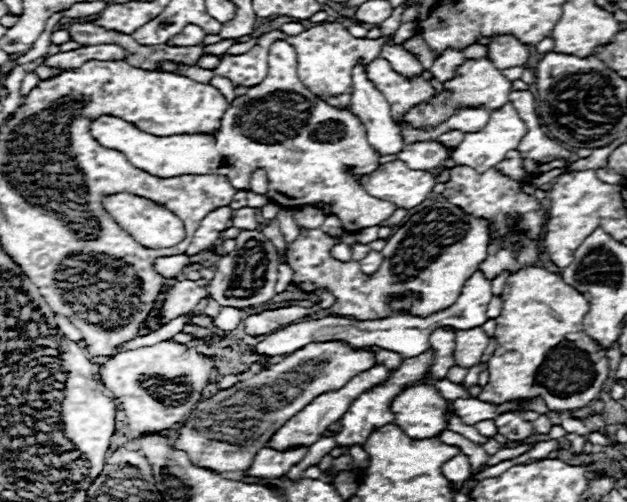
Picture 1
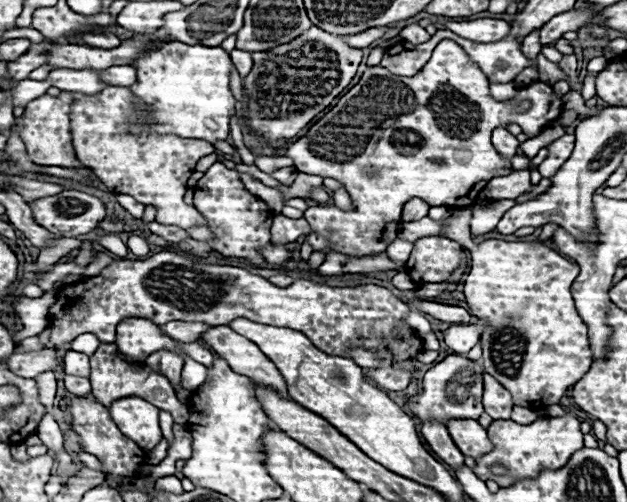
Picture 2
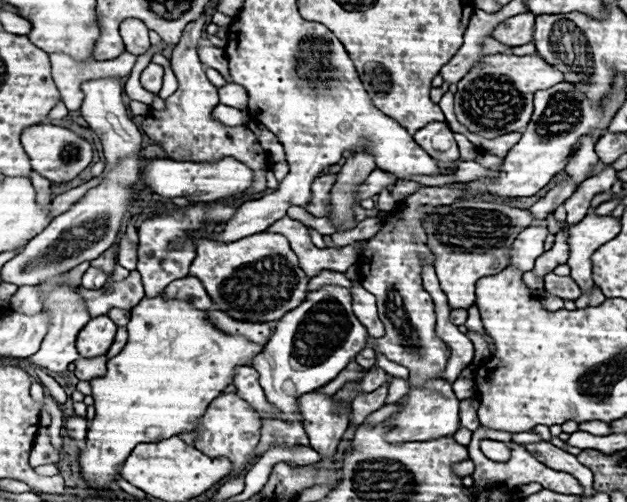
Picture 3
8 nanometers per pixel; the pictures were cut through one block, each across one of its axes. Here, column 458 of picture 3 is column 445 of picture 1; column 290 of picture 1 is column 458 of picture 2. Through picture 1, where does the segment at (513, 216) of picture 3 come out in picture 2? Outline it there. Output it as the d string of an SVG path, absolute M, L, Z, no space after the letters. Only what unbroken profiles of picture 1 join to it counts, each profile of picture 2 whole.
M418 238L414 242L414 250L410 260L406 262L406 270L418 286L428 282L448 282L452 272L462 264L464 252L462 246L450 238Z

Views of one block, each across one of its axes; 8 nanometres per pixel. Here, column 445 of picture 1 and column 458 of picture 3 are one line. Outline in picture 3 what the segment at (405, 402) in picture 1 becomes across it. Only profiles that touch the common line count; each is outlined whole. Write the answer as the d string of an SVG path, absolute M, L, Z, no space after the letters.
M446 380L430 382L426 390L414 390L410 386L410 392L404 396L402 410L390 416L388 422L392 424L392 430L386 434L388 442L406 442L406 440L426 442L432 438L454 436L460 430L460 400L452 390L452 382Z

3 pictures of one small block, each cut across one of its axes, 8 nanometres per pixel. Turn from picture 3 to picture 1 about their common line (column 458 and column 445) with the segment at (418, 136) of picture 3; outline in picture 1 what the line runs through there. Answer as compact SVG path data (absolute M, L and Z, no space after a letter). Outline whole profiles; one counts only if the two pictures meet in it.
M414 142L404 146L398 158L412 170L432 170L446 160L446 150L438 142Z

